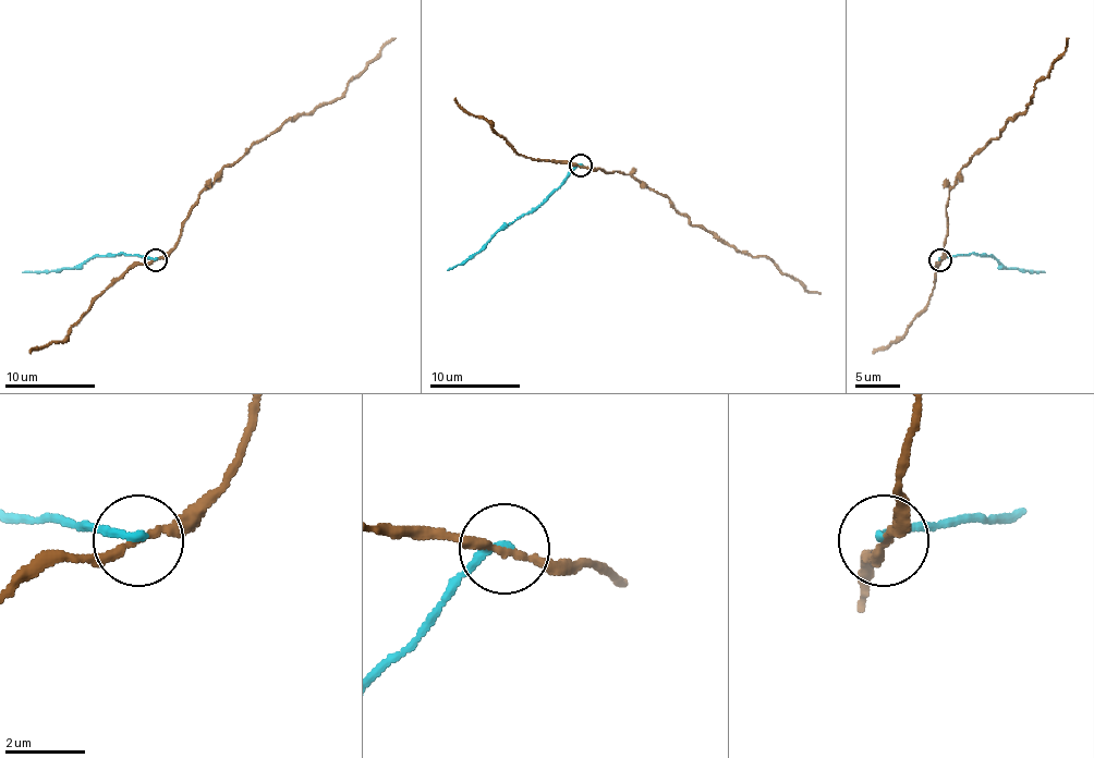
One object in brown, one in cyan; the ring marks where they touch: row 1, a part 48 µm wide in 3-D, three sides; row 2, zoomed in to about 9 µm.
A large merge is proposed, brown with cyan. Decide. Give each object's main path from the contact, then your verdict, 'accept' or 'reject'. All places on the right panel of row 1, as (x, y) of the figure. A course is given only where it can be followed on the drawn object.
brown via (939, 260), (946, 204), (958, 172), (1032, 102), (1034, 85), (1047, 75), (1068, 37) | cyan via (939, 260), (982, 254), (1005, 267), (1045, 271) | reject

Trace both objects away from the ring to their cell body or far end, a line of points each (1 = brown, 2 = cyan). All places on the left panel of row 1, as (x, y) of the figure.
1: (156, 260), (173, 247), (181, 222), (219, 172), (239, 161), (268, 134), (316, 107), (333, 102), (394, 37)
2: (156, 260), (111, 254), (93, 256), (75, 267), (23, 271)

